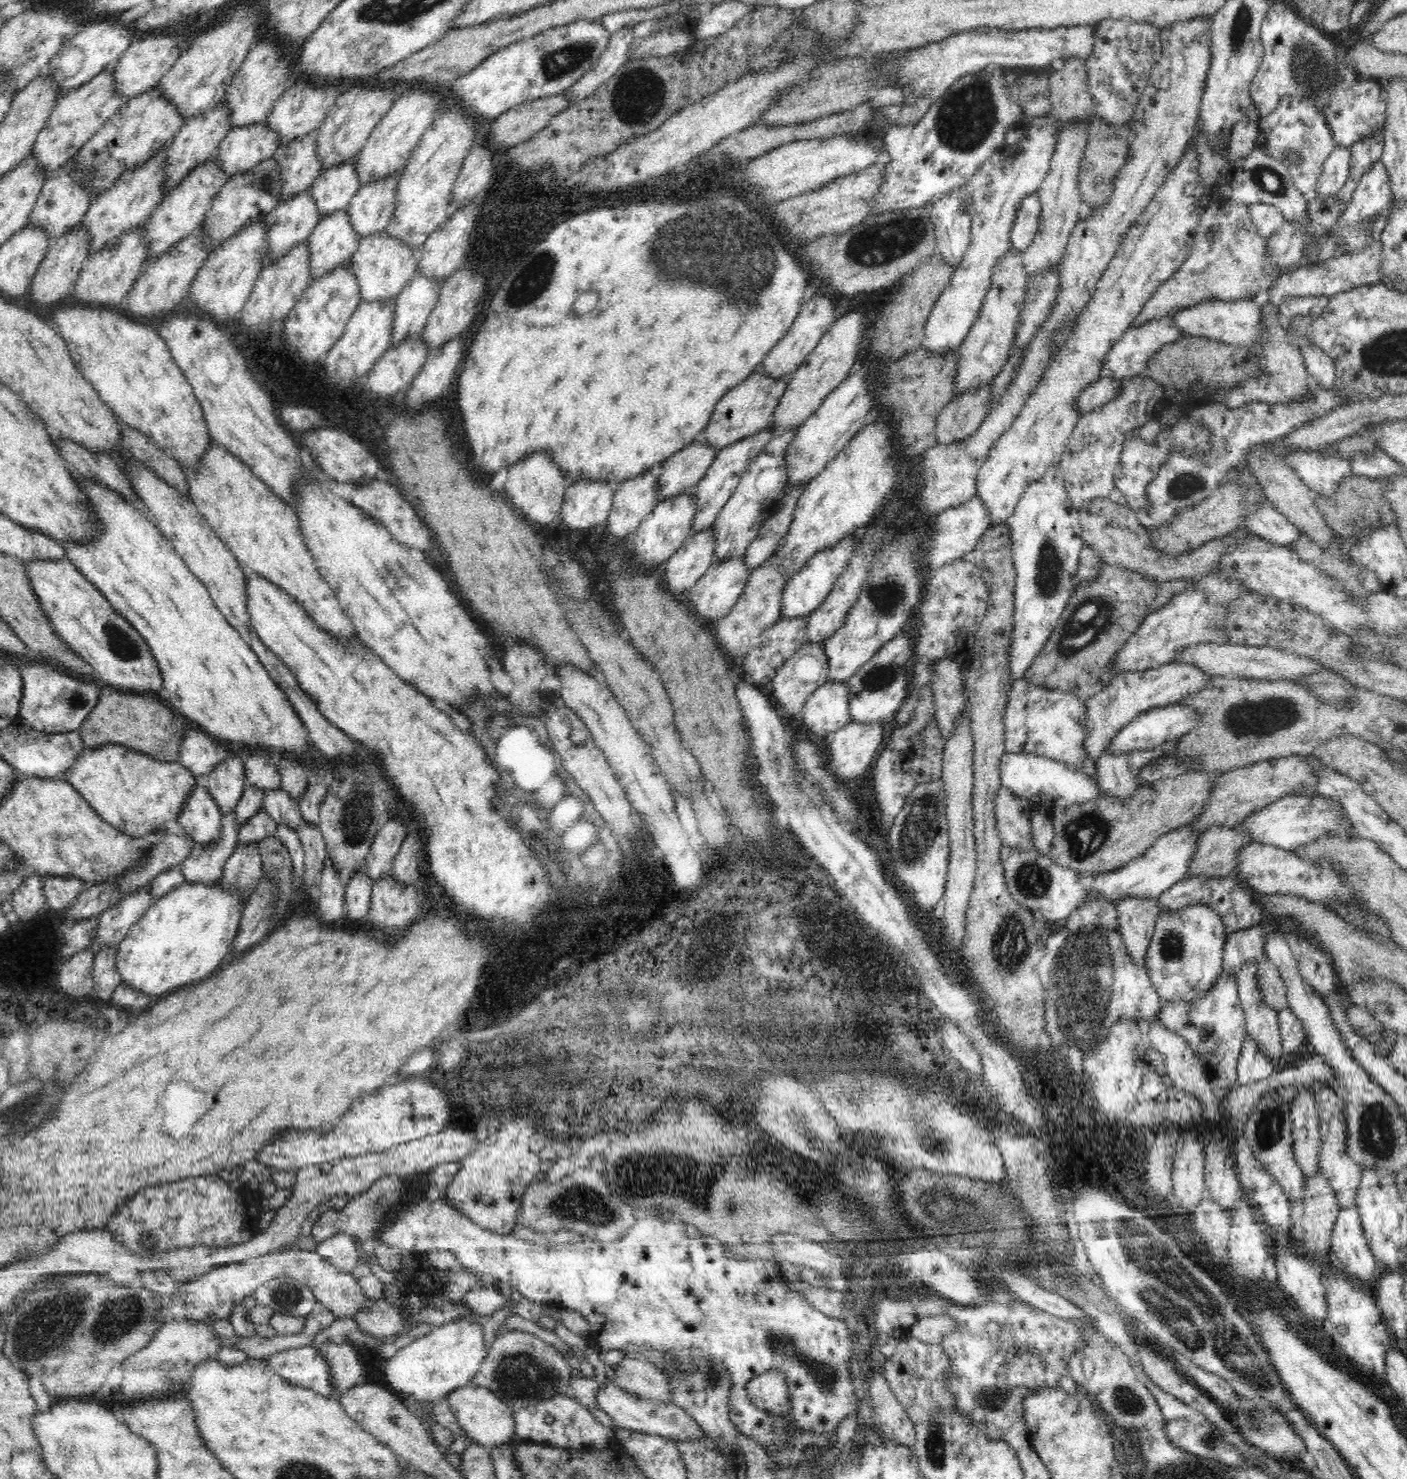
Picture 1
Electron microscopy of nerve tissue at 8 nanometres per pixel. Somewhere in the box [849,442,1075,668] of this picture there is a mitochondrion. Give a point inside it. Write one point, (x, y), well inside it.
(1048, 574)

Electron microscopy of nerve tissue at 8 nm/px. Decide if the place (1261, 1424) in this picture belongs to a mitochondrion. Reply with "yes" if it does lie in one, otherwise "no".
yes

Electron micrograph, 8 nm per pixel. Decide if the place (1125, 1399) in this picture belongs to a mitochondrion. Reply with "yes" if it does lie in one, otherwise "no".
yes

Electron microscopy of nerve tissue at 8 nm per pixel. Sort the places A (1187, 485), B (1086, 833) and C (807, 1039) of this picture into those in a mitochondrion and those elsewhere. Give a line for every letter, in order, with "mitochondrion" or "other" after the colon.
A: mitochondrion
B: mitochondrion
C: other

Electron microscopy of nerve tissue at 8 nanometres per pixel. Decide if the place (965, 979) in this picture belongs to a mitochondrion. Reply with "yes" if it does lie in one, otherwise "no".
no

